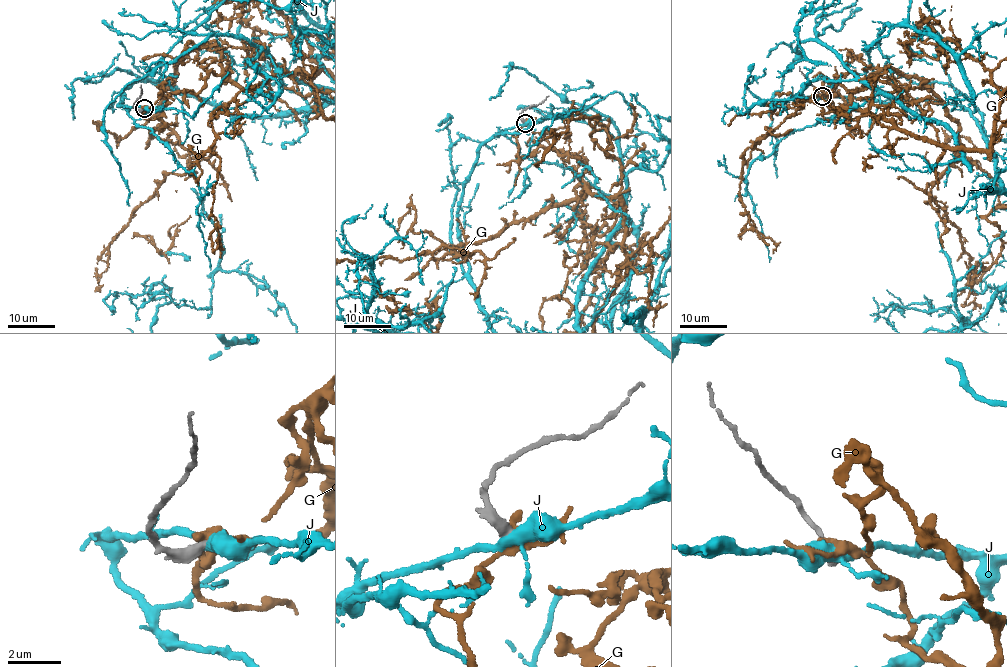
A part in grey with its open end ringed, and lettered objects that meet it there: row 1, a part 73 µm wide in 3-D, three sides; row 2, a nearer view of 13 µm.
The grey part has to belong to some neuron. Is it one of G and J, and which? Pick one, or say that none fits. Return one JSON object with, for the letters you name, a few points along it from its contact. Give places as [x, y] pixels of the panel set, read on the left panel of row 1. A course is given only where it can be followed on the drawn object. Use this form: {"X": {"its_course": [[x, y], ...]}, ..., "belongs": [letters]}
{"belongs": []}

